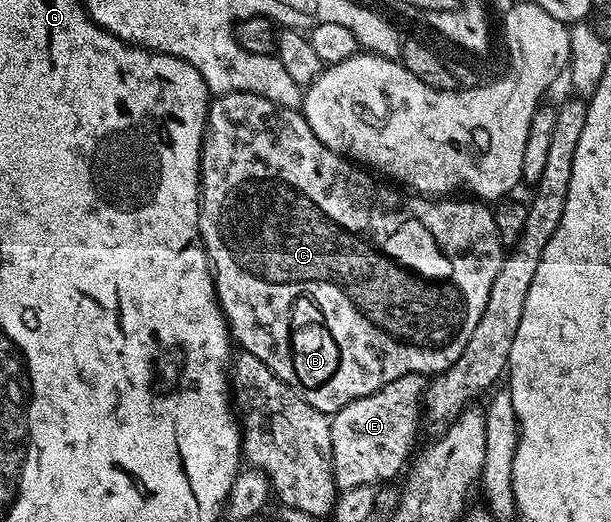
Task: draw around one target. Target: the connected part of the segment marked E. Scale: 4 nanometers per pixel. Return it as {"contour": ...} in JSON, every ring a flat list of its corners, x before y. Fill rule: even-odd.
{"contour":[[407,374,331,415,332,478,337,491,388,482,409,465,416,433,422,430,425,385,425,375]]}

